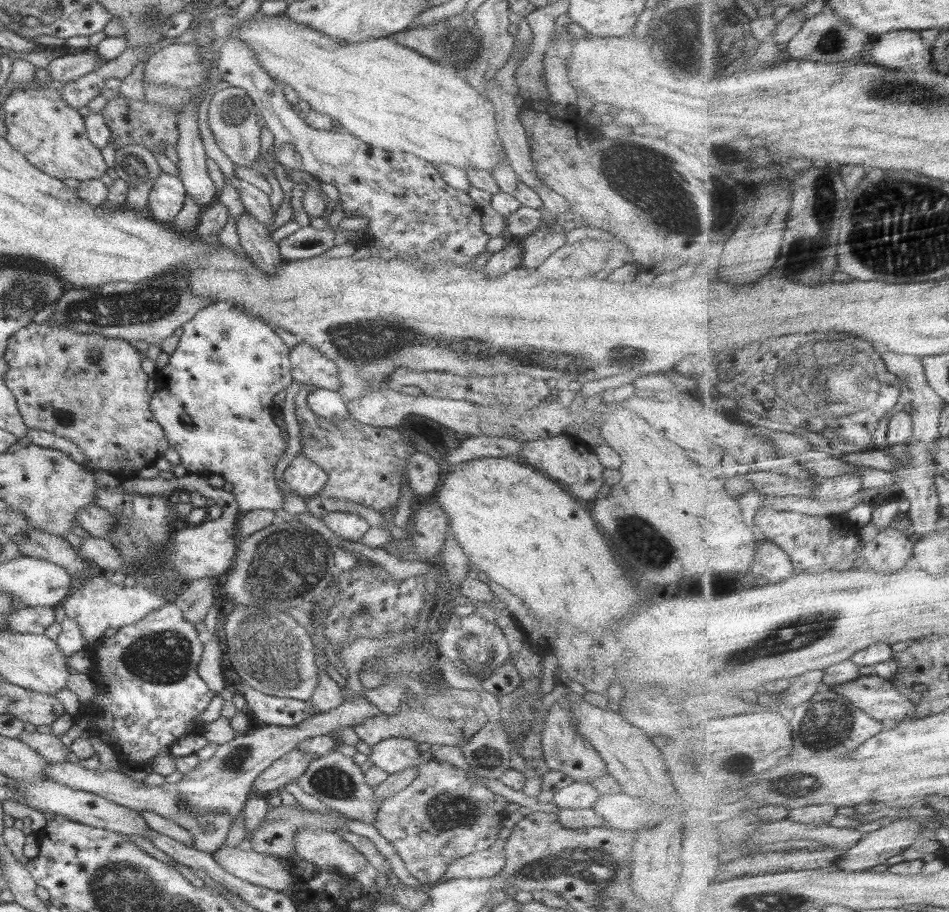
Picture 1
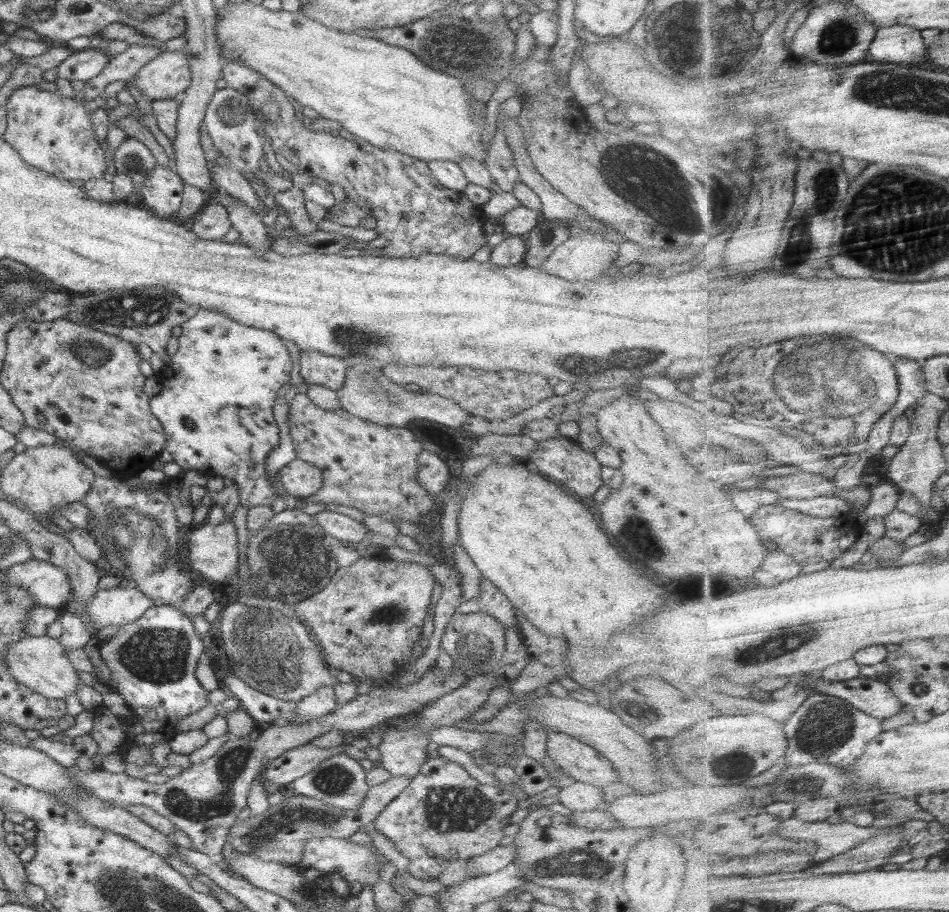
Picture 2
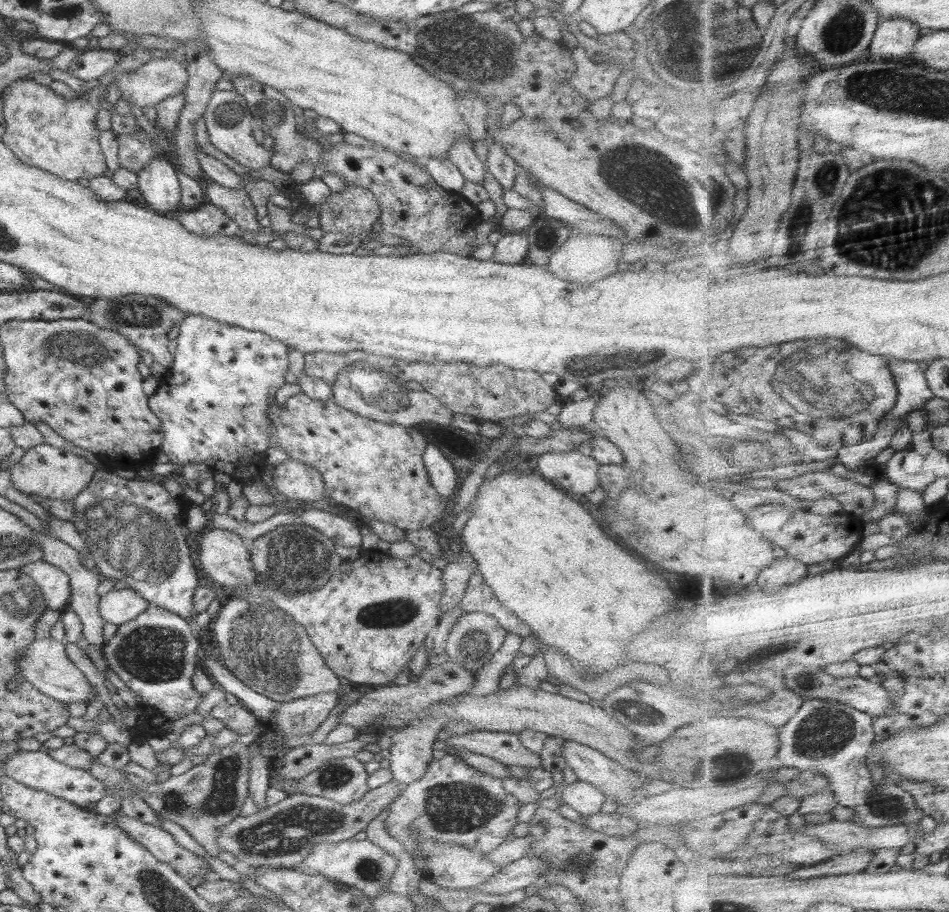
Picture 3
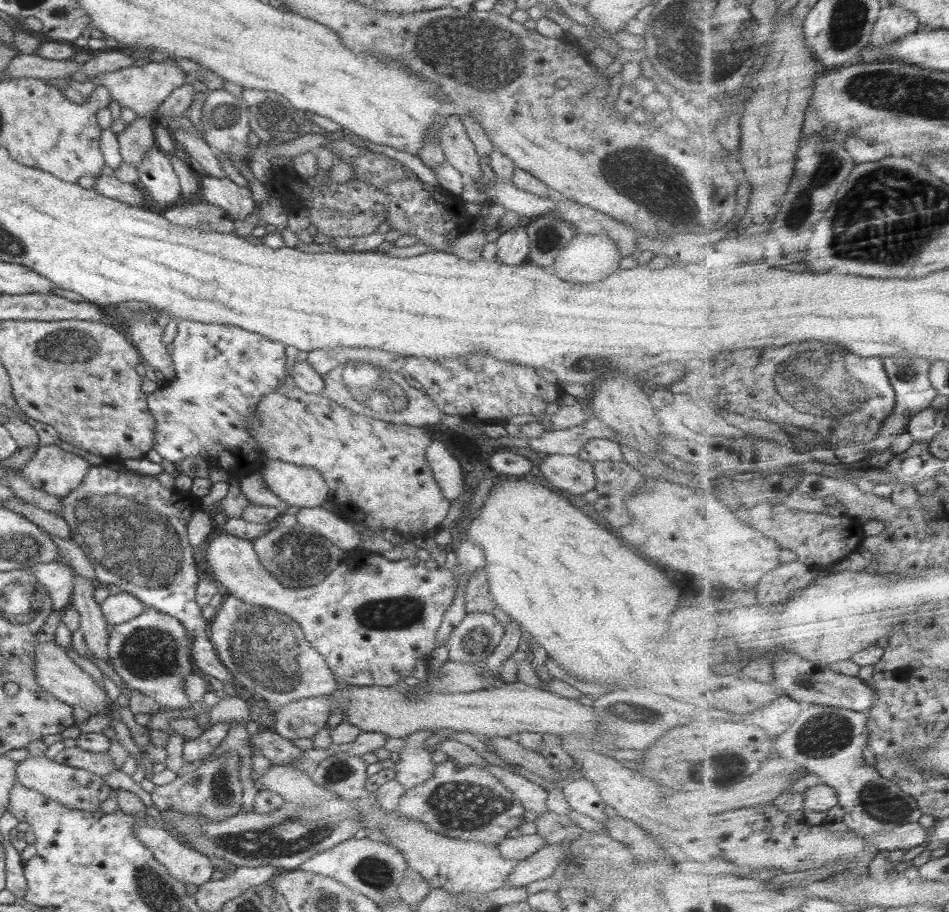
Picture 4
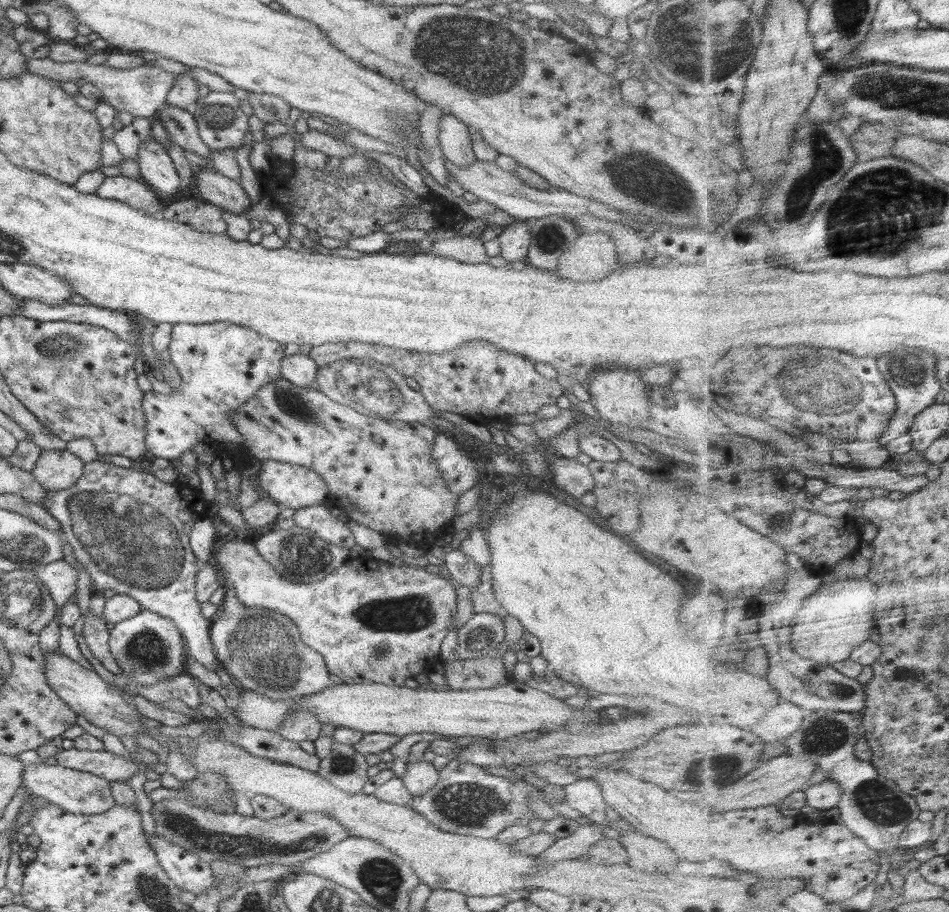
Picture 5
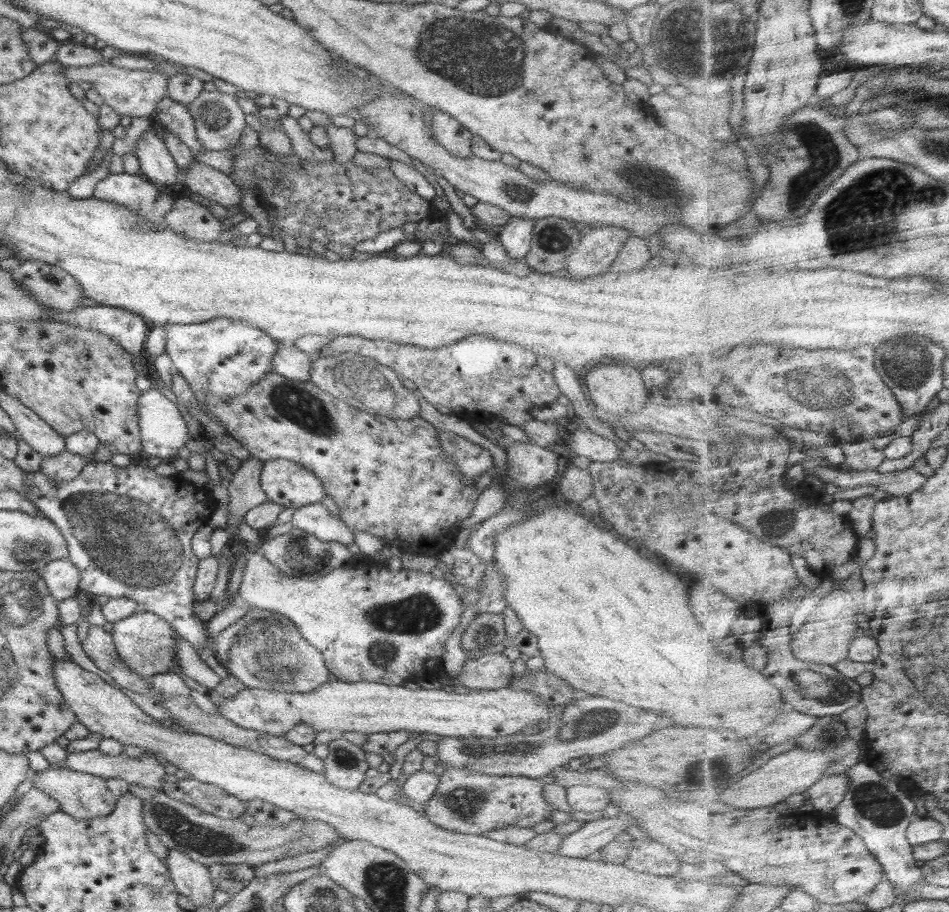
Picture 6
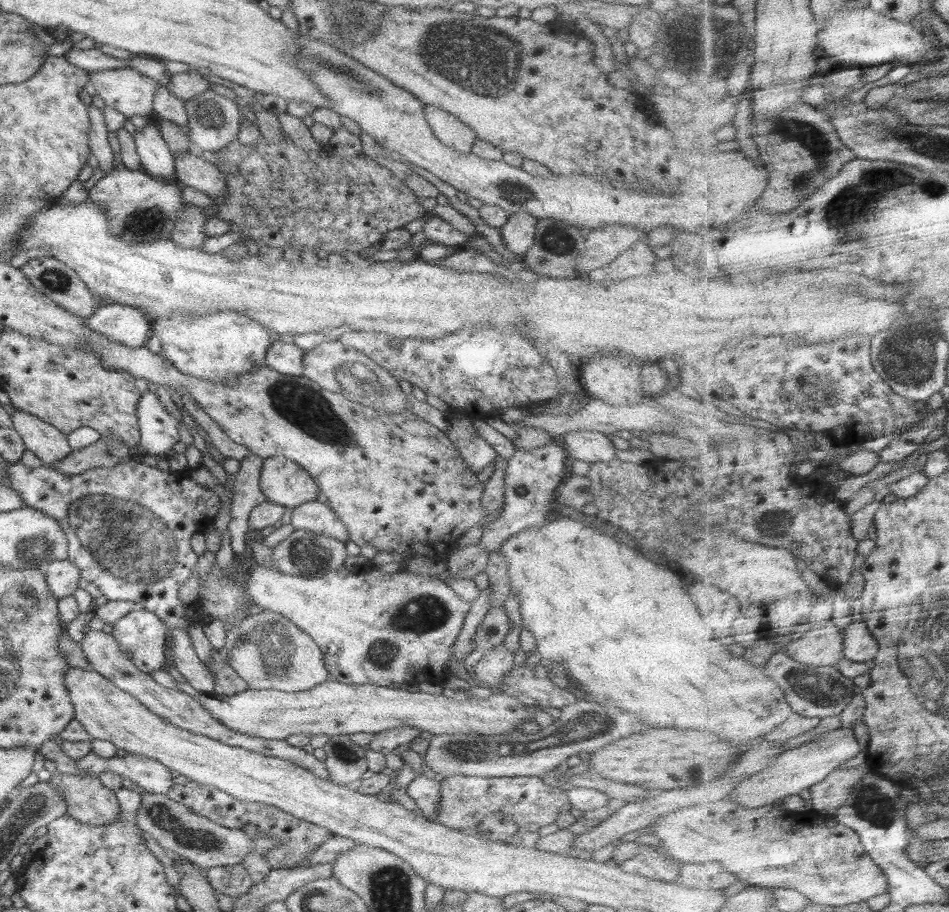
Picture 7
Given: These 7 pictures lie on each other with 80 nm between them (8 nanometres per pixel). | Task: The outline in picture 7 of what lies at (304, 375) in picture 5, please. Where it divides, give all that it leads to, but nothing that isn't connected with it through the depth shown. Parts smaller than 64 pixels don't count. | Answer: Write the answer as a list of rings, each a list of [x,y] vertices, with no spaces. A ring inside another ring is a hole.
[[[274,340],[266,351],[265,364],[283,375],[303,376],[305,351],[293,343]]]

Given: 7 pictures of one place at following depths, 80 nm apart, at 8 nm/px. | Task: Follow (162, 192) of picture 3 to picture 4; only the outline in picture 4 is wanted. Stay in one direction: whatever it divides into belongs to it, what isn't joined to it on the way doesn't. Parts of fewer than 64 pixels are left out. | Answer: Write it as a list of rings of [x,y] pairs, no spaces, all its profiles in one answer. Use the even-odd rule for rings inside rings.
[[[158,145],[144,153],[137,166],[139,186],[146,189],[154,208],[159,211],[172,208],[182,193],[179,178],[174,173],[169,157]]]

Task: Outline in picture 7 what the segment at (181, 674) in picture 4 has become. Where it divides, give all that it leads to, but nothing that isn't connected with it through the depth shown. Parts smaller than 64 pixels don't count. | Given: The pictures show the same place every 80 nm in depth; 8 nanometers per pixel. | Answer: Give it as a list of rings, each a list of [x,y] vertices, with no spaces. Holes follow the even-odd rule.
[[[137,607],[126,616],[120,618],[120,620],[117,620],[116,624],[113,624],[113,631],[110,635],[117,640],[122,654],[128,657],[128,660],[140,672],[150,674],[154,670],[165,670],[169,665],[170,638],[168,630],[169,627],[160,620],[159,616],[145,608]]]

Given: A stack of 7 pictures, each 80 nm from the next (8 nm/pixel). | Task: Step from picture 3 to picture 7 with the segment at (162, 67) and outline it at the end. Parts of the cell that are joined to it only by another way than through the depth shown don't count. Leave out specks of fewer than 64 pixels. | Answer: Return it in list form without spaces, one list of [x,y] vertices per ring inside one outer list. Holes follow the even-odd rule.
[[[130,67],[87,73],[89,80],[95,86],[97,95],[104,100],[105,106],[111,106],[132,119],[135,119],[136,116],[148,117],[153,112],[153,98],[160,86],[156,80]]]

